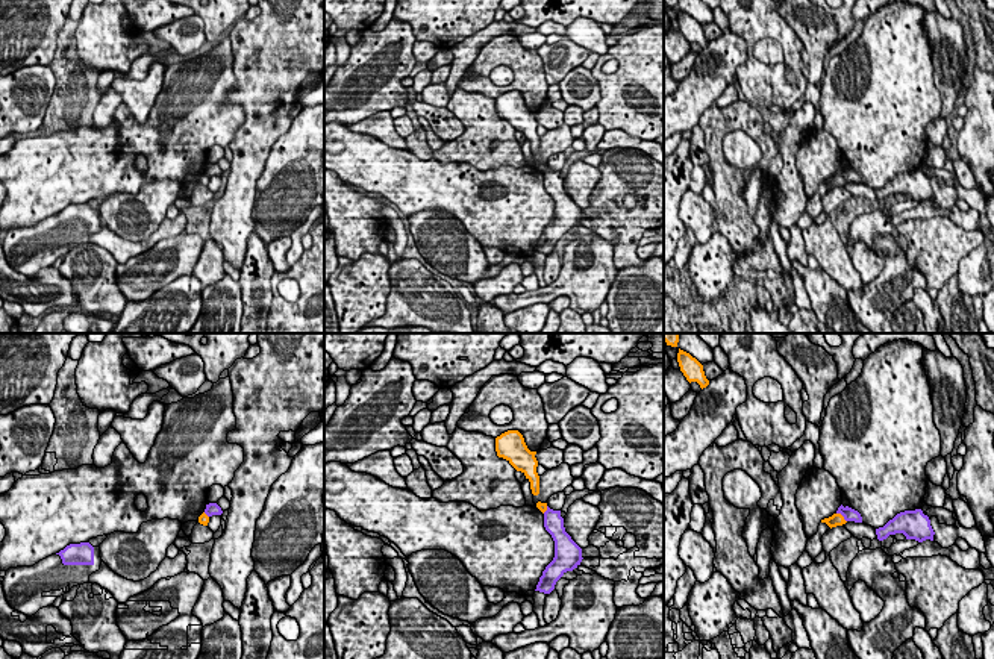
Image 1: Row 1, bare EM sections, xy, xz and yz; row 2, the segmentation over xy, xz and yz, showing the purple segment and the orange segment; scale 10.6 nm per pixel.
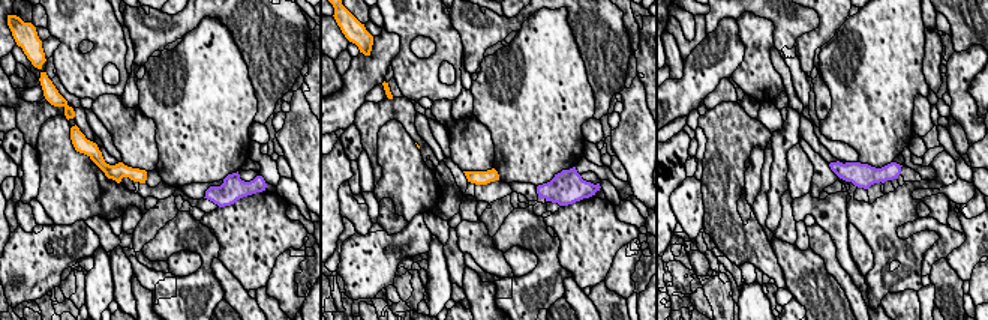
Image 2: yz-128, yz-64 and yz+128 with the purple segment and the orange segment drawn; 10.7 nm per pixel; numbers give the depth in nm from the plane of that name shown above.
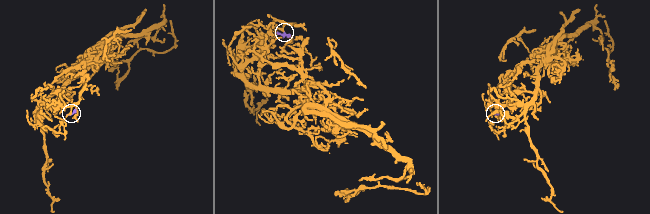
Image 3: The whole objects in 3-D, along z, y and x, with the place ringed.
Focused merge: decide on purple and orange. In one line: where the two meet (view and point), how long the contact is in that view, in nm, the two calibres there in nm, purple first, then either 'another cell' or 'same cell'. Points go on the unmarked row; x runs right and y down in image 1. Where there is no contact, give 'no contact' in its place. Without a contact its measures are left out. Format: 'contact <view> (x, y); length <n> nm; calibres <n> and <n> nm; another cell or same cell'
contact yz (843, 176); length 150 nm; calibres 140 and 130 nm; another cell

